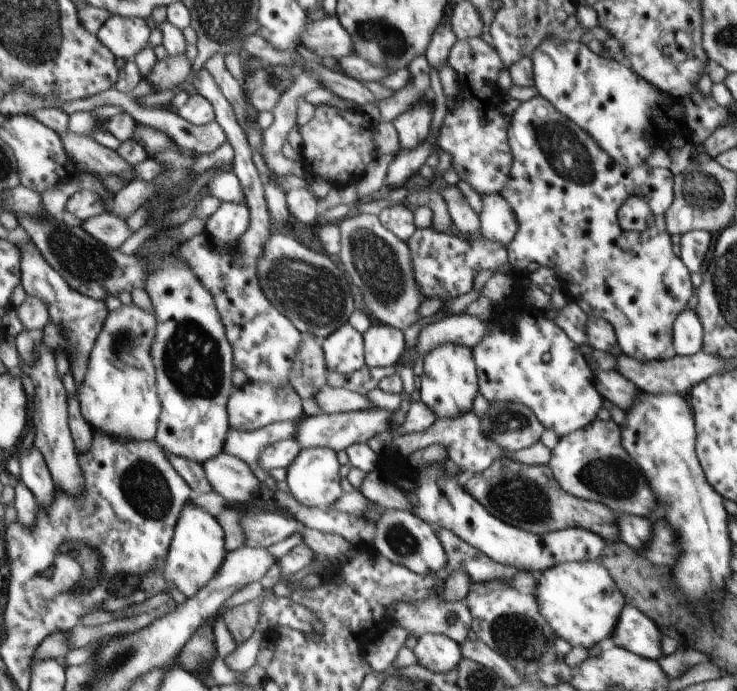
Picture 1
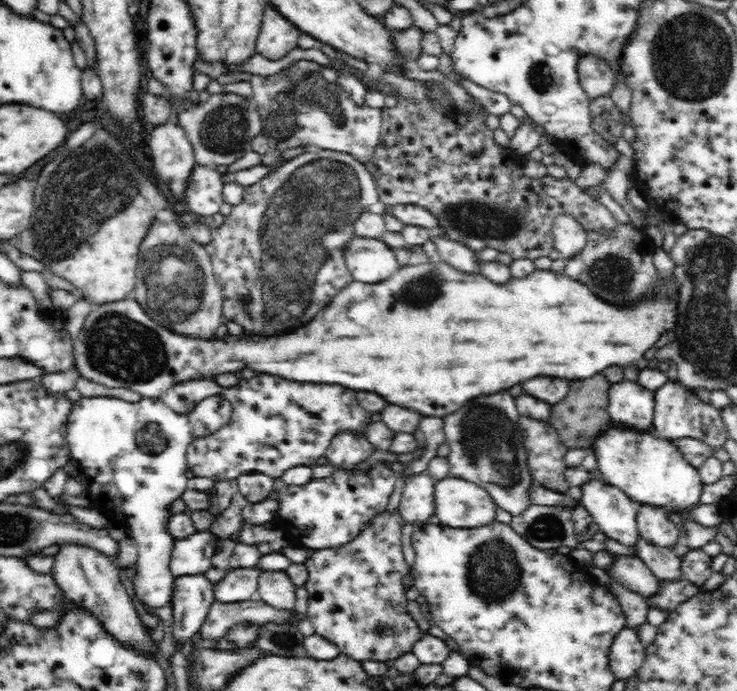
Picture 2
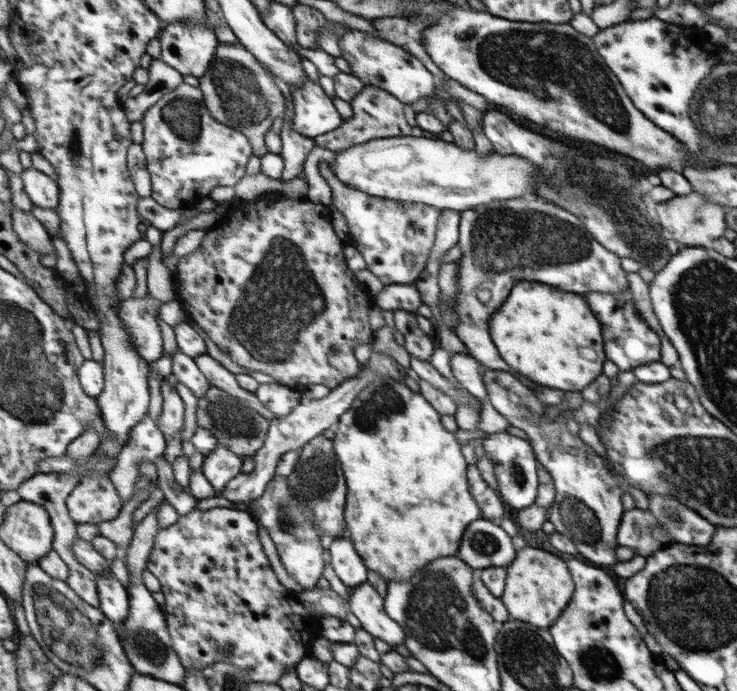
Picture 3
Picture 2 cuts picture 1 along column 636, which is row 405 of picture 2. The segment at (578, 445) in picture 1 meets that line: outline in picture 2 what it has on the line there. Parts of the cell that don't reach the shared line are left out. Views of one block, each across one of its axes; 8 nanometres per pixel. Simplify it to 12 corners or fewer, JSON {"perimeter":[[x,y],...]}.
{"perimeter":[[508,390],[445,415],[450,477],[521,516],[533,478]]}

